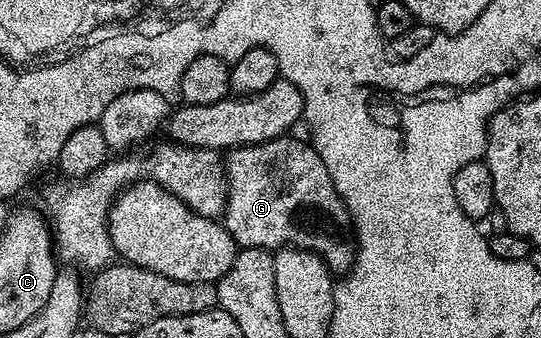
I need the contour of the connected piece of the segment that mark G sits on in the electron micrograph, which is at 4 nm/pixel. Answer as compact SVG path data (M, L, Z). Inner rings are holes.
M285 135L275 137L272 141L267 141L261 145L241 145L238 149L233 149L227 154L224 175L228 178L228 201L224 205L222 214L222 224L230 231L230 235L236 240L240 249L264 249L275 251L285 247L294 249L308 249L311 253L316 253L328 264L329 270L333 274L343 275L351 269L356 262L356 238L352 228L352 217L348 214L348 209L342 203L338 191L334 191L334 179L330 179L330 171L326 171L326 163L318 155L316 148L307 140L299 141L296 135Z

